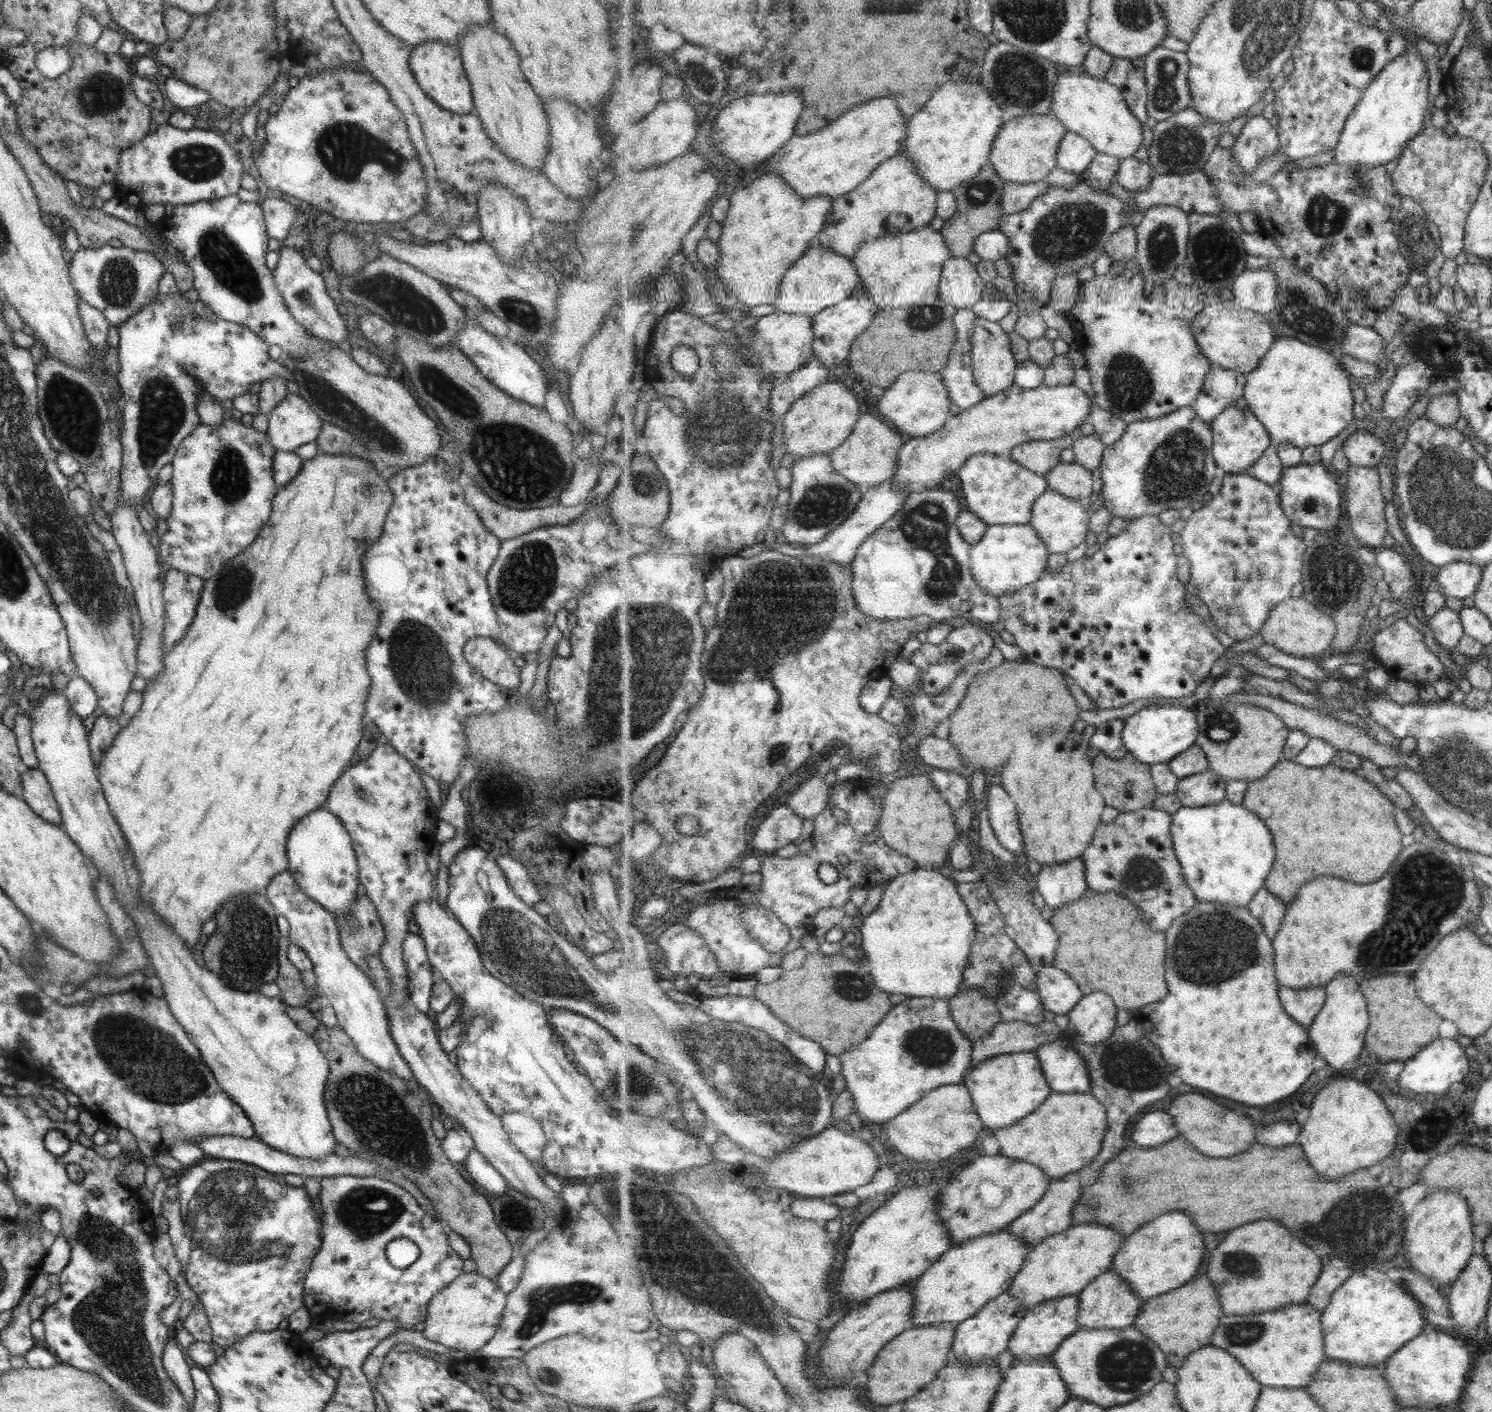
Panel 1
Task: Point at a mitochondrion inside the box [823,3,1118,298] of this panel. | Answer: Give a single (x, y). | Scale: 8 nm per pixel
(1069, 232)

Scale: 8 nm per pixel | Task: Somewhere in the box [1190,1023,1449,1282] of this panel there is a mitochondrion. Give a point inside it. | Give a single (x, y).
(1358, 1222)

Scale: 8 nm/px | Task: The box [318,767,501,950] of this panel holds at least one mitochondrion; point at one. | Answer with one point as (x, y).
(361, 791)

